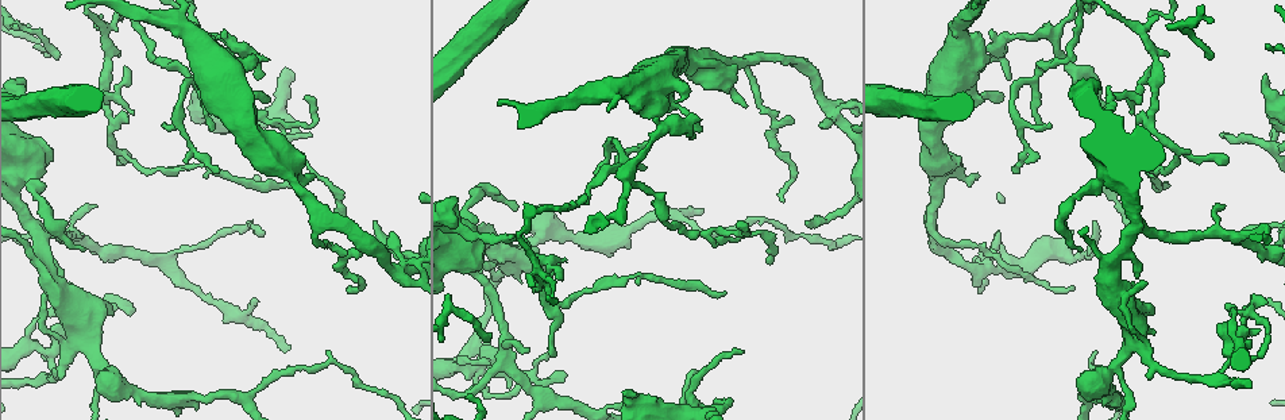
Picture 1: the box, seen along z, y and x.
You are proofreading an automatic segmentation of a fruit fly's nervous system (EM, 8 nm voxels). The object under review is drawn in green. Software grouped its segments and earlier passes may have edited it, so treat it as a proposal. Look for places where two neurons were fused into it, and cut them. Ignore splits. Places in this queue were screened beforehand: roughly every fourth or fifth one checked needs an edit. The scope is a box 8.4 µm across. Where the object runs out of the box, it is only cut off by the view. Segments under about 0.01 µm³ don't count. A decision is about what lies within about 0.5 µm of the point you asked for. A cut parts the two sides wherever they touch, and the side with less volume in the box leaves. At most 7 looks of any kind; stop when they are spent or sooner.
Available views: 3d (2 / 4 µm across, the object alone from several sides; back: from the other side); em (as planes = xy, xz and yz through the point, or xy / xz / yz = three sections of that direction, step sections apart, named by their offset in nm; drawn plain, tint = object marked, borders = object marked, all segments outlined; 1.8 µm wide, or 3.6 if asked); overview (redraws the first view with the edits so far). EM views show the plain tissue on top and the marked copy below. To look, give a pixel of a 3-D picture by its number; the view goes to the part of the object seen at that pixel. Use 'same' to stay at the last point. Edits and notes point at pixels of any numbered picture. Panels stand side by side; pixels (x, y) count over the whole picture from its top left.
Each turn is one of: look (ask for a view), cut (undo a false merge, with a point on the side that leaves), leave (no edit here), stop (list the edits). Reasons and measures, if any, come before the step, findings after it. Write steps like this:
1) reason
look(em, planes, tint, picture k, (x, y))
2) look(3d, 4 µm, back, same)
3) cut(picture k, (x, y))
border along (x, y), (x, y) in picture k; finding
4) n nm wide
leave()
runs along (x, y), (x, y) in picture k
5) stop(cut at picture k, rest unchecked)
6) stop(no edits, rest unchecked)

branch point
look(3d, 2 µm, picture 1, (1049, 36))

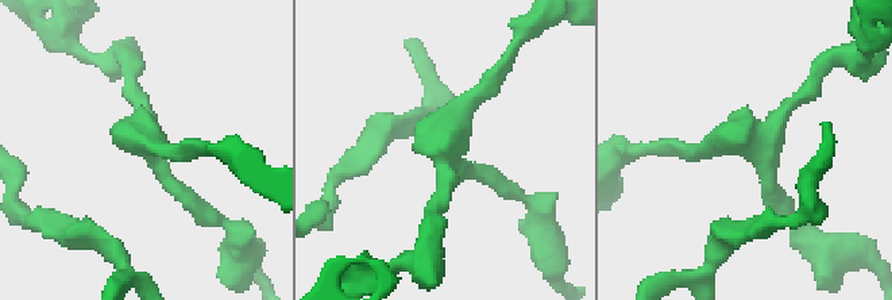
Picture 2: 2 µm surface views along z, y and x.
need the tissue
look(em, yz, step 8, tint, picture 2, (744, 141))

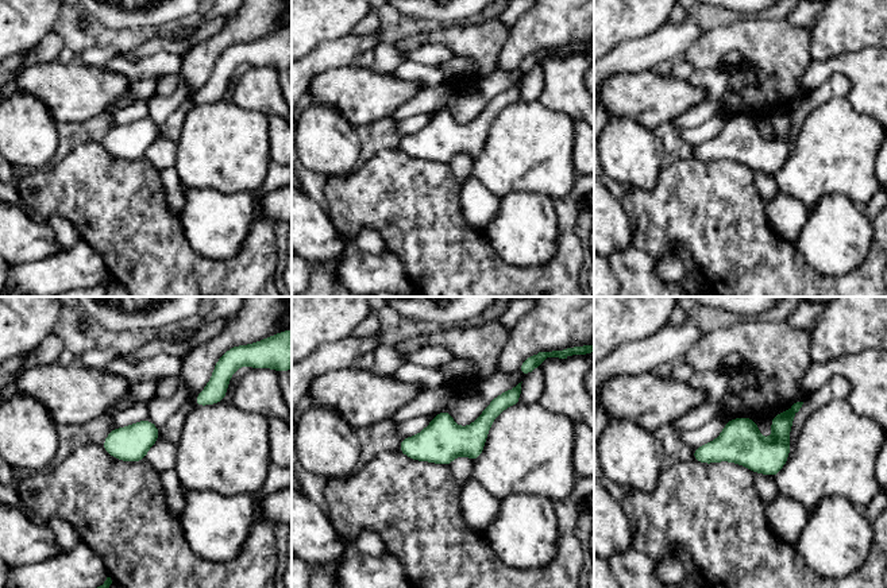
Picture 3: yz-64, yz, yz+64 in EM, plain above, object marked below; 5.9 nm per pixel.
look(em, planes, borders, same)

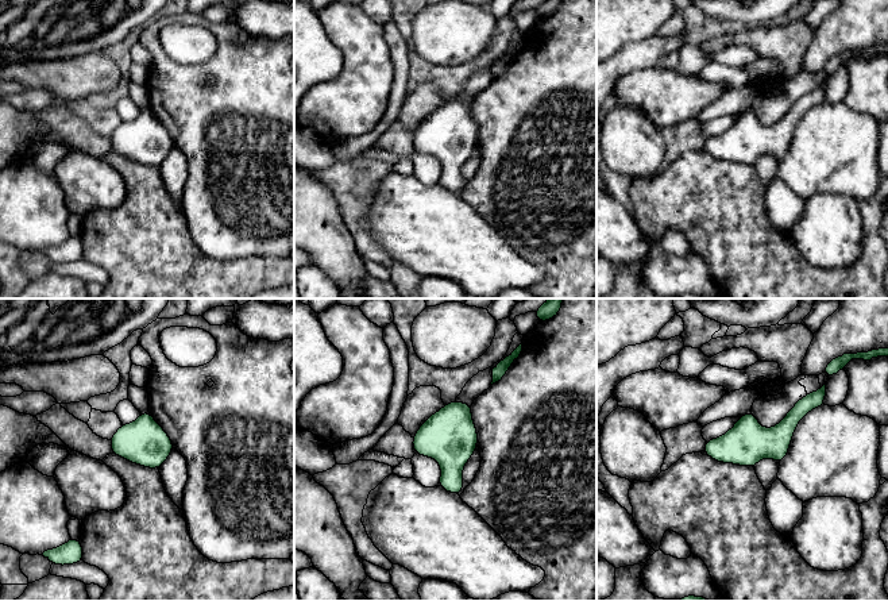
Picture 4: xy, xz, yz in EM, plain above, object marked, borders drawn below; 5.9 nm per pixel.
leave()
runs along (810, 399), (768, 443), (707, 450) in picture 4; one neuron here

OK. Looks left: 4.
abrupt turn
look(3d, 4 µm, back, picture 1, (395, 270))

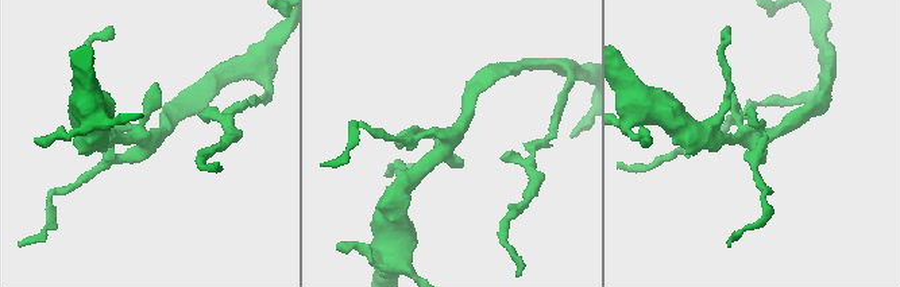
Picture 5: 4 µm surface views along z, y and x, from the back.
now the EM
look(em, xz, step 16, tint, picture 5, (754, 141))

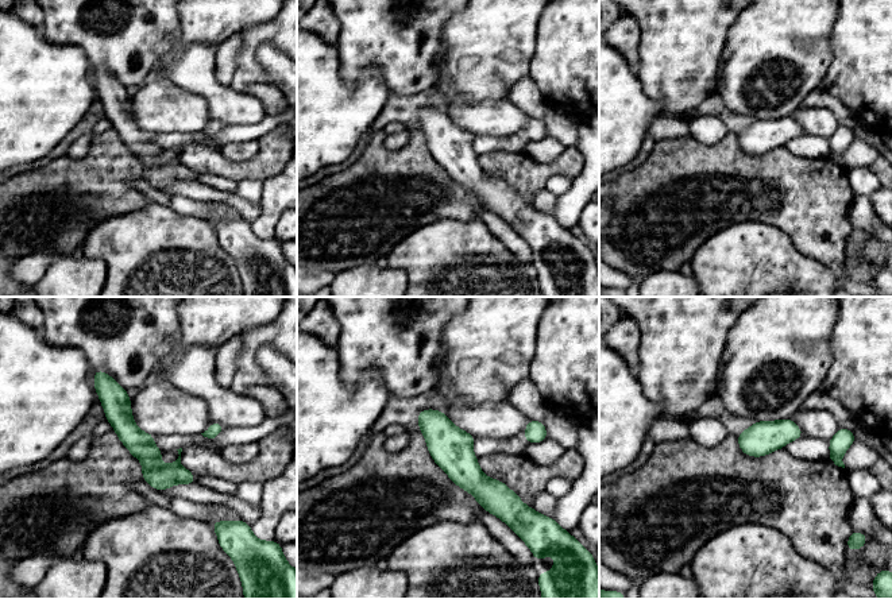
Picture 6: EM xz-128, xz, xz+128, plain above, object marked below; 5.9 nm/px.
another direction
look(em, planes, tint, same)

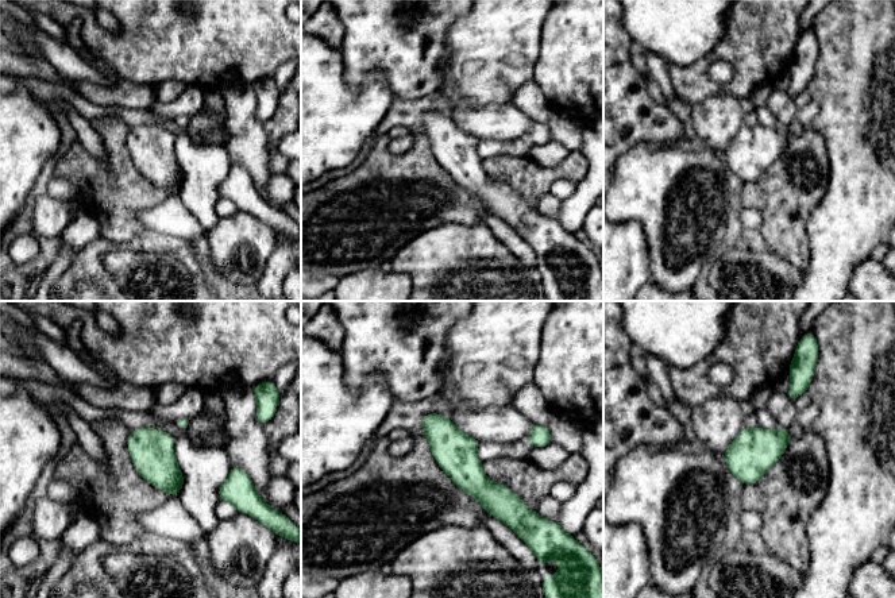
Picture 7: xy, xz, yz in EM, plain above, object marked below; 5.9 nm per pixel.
leave()
runs along (424, 420), (497, 500), (514, 504) in picture 7; continuous, no second neuron

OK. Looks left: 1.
look(em, planes, tint, picture 1, (53, 358))

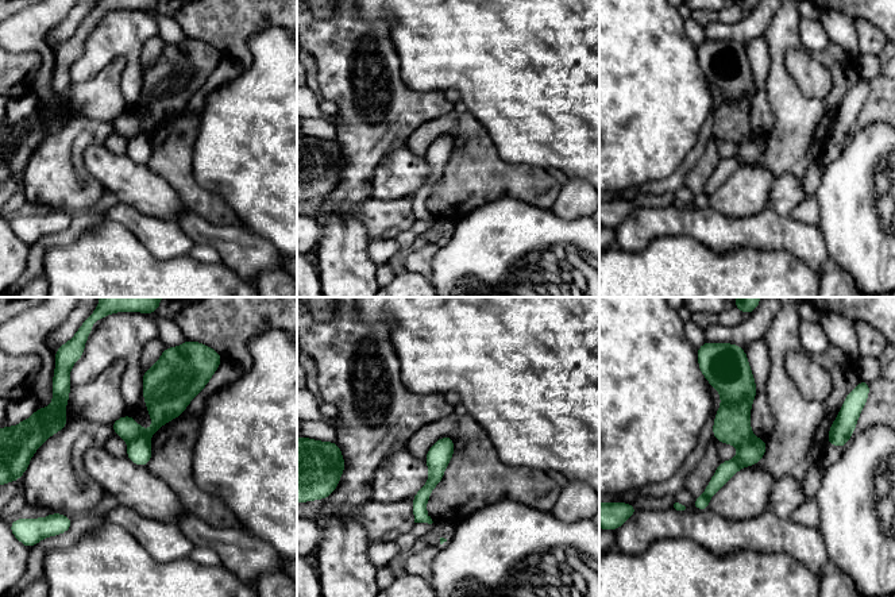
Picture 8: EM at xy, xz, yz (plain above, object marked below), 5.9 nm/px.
150 nm wide
cut(picture 8, (164, 404))
border along (149, 436), (139, 435), (128, 442) in picture 8; two neurons meet here

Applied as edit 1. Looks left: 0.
stop(cut at picture 8, rest unchecked)

